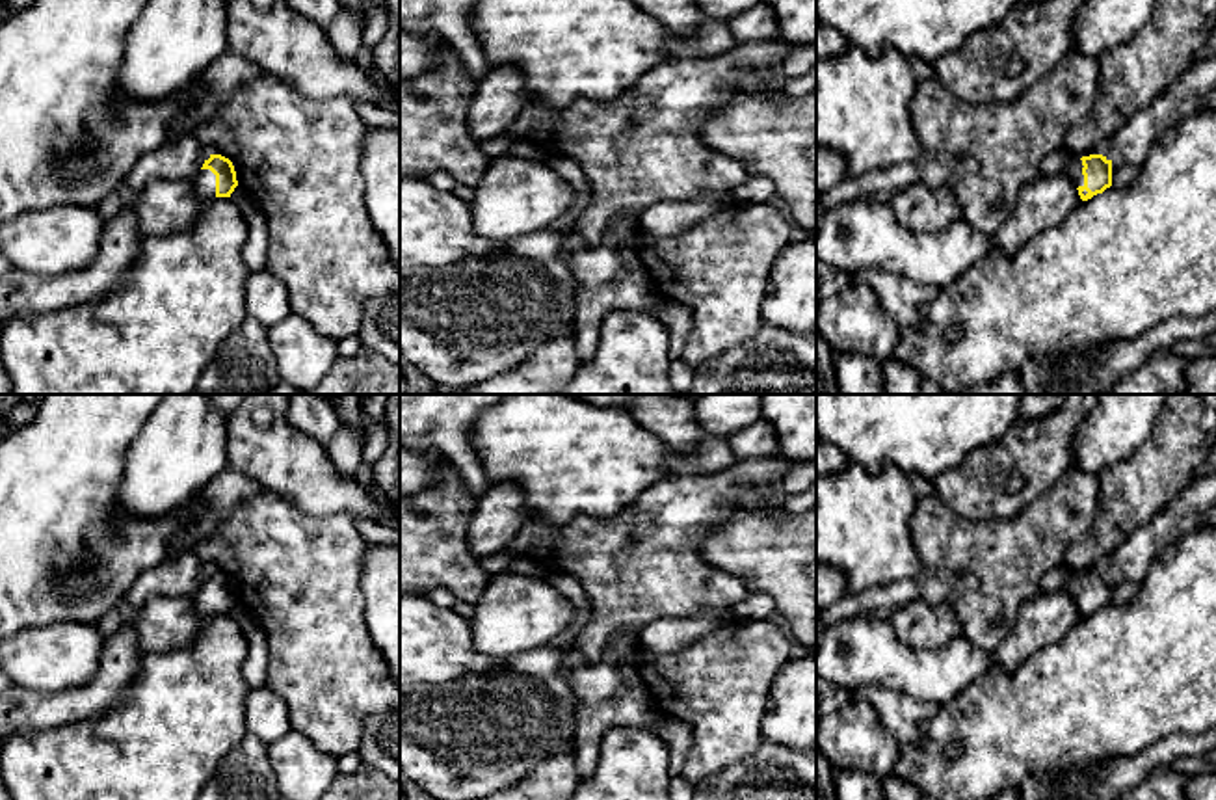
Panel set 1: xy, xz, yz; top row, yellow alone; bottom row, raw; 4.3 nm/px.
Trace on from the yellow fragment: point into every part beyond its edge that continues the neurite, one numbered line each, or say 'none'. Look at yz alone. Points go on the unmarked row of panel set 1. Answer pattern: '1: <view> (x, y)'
1: yz (1073, 586)

